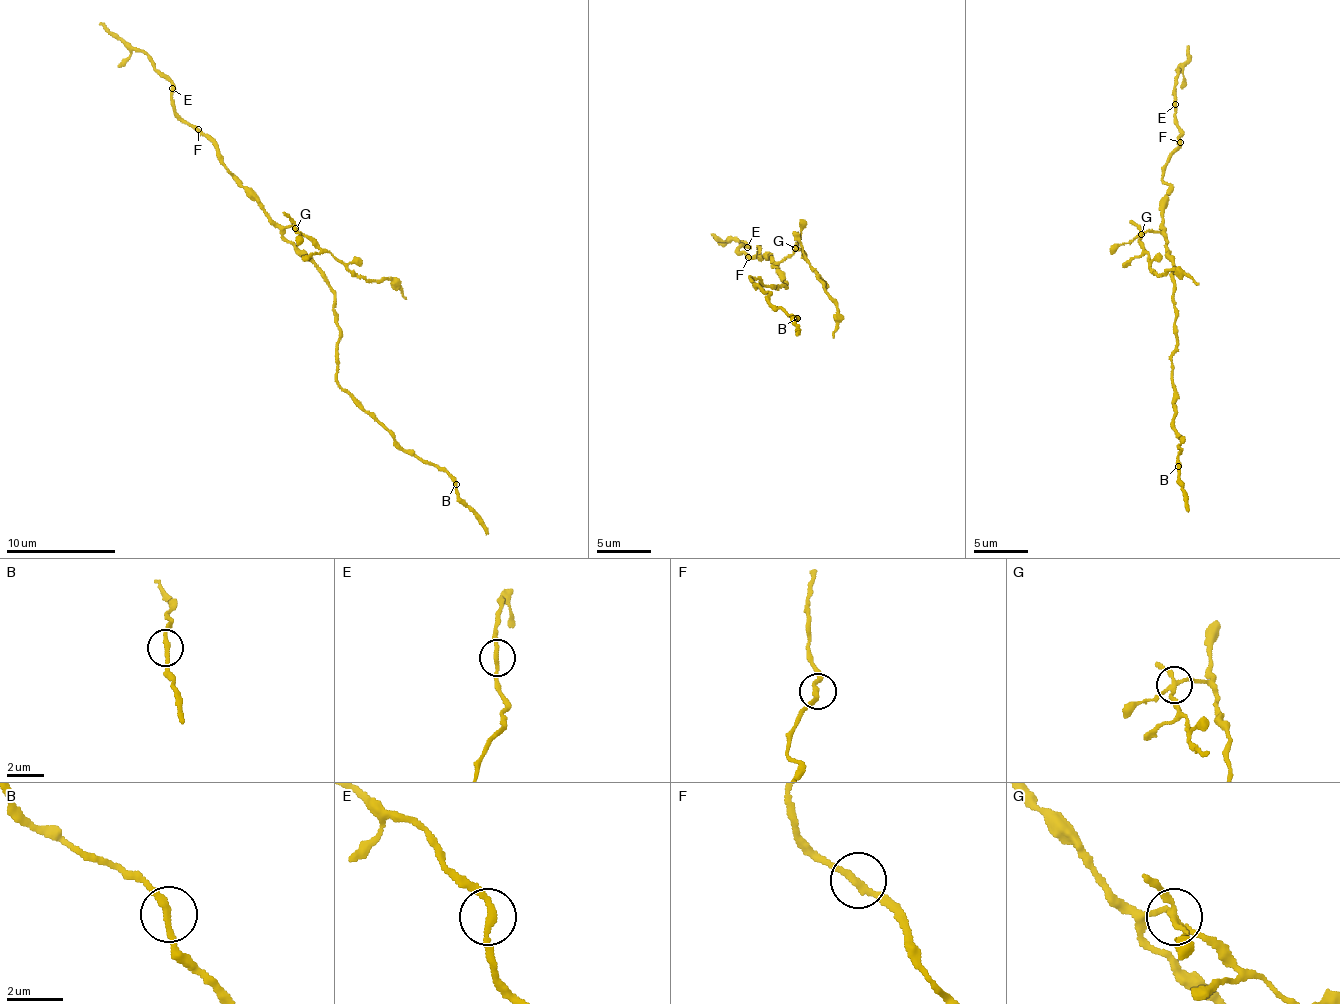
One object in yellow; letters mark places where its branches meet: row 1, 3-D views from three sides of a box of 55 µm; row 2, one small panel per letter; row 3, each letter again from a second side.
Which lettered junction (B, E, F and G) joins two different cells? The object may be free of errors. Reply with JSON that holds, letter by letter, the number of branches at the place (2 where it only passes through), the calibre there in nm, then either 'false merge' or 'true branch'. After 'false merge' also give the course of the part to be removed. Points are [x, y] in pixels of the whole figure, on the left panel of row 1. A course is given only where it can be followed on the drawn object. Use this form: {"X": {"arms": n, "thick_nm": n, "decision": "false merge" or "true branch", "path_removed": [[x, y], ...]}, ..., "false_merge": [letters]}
{"B": {"arms": 2, "thick_nm": 240, "decision": "true branch"}, "E": {"arms": 2, "thick_nm": 220, "decision": "true branch"}, "F": {"arms": 2, "thick_nm": 240, "decision": "true branch"}, "G": {"arms": 4, "thick_nm": 190, "decision": "false merge", "path_removed": [[295, 228], [367, 278], [395, 281], [406, 300]]}, "false_merge": ["G"]}

